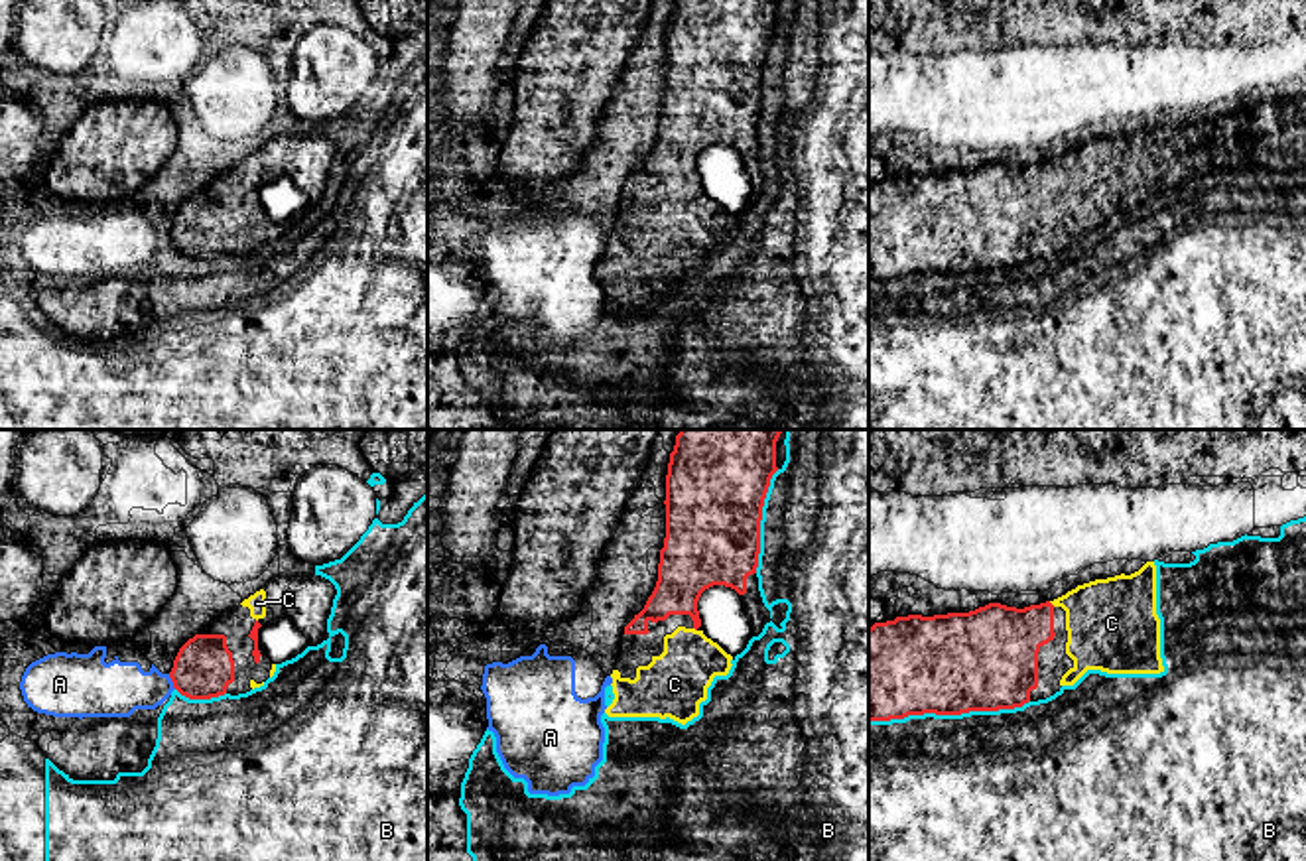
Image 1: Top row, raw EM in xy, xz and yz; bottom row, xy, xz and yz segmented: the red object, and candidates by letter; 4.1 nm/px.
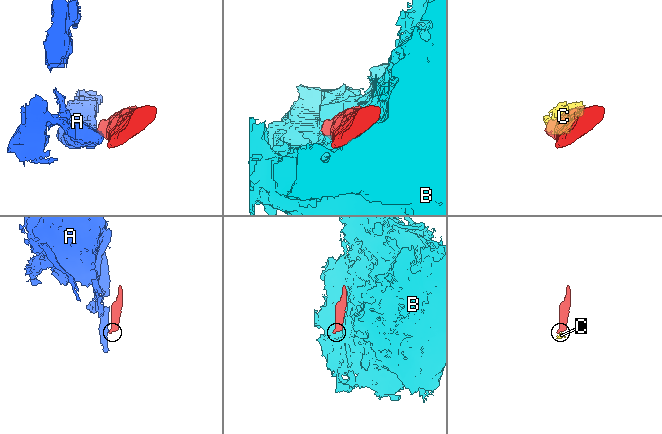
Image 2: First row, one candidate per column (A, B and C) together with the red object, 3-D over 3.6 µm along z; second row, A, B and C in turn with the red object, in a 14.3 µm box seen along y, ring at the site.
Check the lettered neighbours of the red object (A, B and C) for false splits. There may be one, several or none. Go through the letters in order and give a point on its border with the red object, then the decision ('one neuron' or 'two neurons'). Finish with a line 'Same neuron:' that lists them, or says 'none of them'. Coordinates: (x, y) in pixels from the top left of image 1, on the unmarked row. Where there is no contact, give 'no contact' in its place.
A: xy (172, 239) | two neurons
B: yz (948, 272) | two neurons
C: yz (1050, 162) | one neuron
Same neuron: C

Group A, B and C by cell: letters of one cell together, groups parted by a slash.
A / B / C

